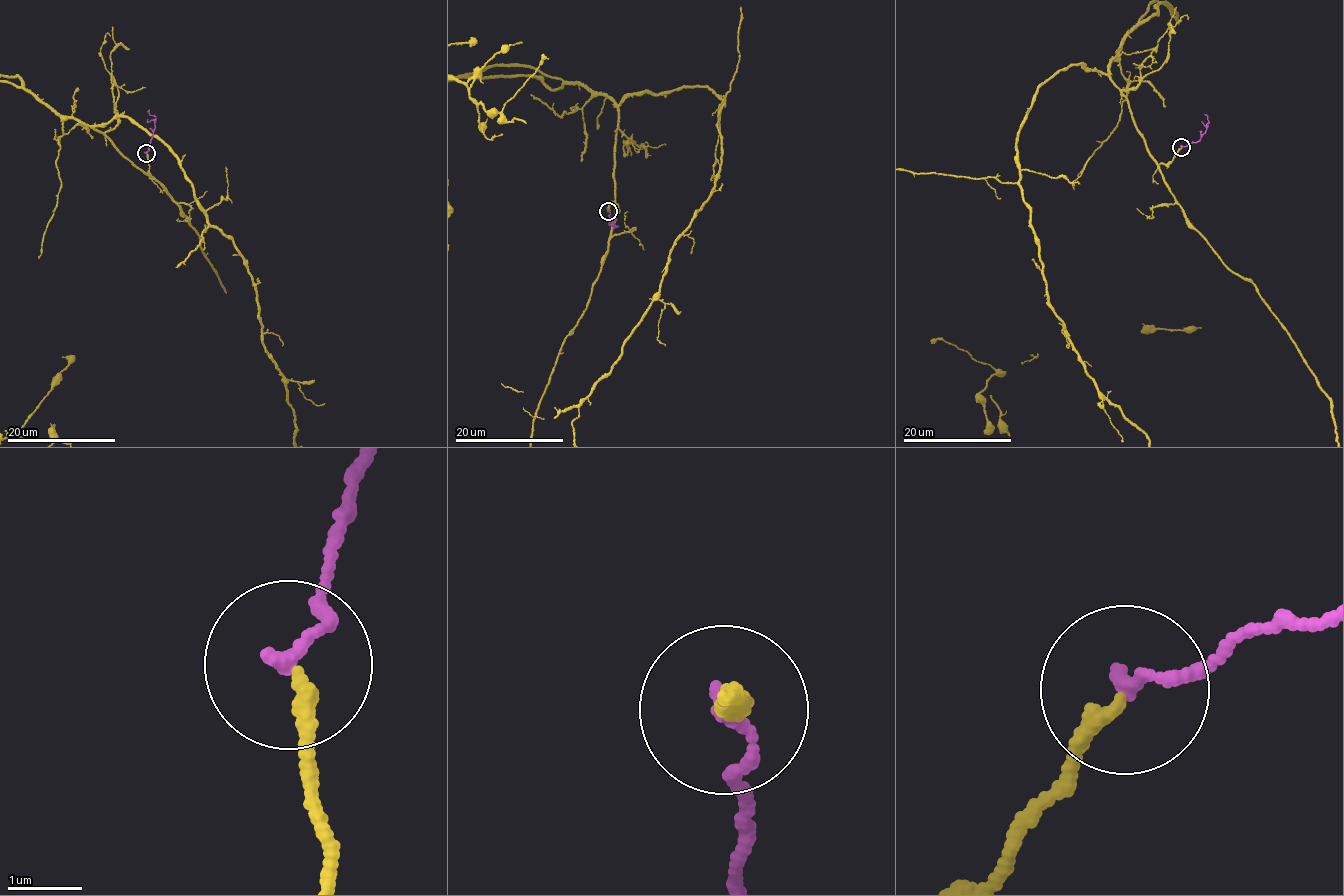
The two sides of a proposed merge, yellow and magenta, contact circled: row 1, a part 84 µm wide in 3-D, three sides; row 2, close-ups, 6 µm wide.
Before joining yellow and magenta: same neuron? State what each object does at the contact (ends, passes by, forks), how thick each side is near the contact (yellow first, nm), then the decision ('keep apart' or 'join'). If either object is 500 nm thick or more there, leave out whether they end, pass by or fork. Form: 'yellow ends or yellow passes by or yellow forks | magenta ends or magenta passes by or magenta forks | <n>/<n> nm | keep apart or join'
yellow ends | magenta ends | 200/190 nm | join

